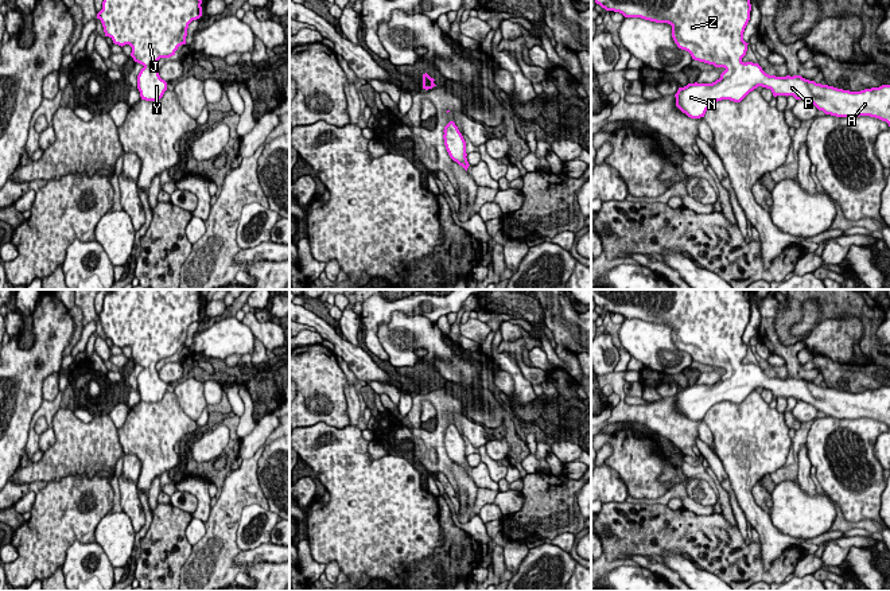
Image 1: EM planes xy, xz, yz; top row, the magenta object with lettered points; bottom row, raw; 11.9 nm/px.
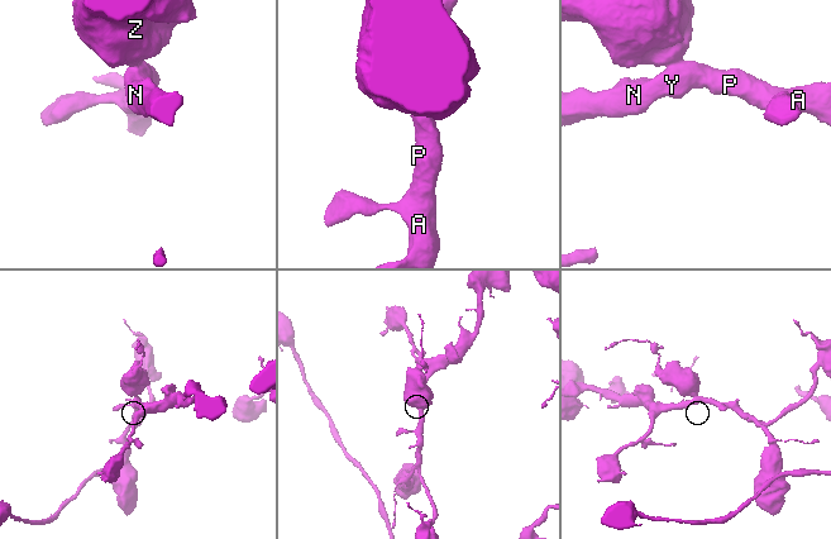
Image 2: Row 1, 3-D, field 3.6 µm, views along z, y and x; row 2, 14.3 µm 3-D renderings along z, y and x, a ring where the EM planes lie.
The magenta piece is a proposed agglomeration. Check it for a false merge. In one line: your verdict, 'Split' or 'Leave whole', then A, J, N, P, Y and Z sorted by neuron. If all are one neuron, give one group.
Leave whole. Groups: A J N P Y Z

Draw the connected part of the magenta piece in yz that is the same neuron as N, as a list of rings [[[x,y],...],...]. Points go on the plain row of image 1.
[[[591,289],[591,296],[606,312],[671,326],[672,339],[679,350],[688,353],[695,362],[726,370],[712,385],[695,384],[679,389],[675,396],[676,408],[691,420],[704,419],[707,411],[722,401],[741,404],[750,393],[762,388],[770,390],[774,398],[793,397],[796,401],[812,404],[825,416],[870,417],[886,423],[890,428],[890,386],[850,393],[816,385],[801,377],[769,377],[758,365],[745,365],[742,359],[749,345],[743,342],[743,334],[750,322],[750,289]]]

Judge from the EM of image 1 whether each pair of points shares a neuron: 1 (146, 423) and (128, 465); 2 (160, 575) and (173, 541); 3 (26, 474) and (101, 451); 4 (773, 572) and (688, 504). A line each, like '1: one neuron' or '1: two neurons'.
1: two neurons
2: one neuron
3: one neuron
4: two neurons

